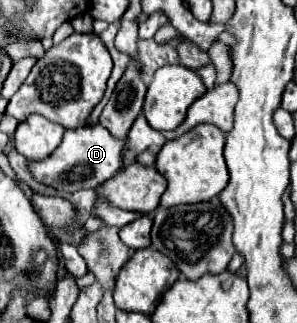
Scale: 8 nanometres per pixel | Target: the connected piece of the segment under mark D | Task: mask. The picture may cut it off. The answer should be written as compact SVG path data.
M84 125L80 129L66 131L54 155L46 157L42 163L30 161L30 169L40 183L52 185L54 189L64 189L64 191L96 189L122 167L126 143L128 139L114 137L104 125Z

